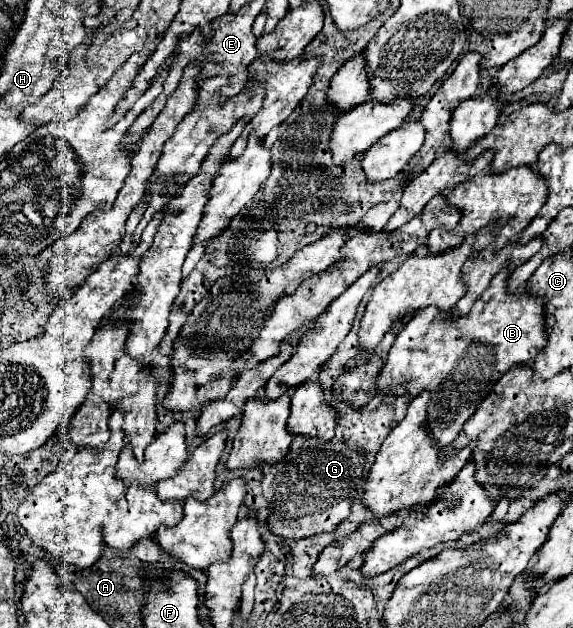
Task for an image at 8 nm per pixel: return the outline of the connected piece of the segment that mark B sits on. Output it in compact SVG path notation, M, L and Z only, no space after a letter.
M509 271L497 273L493 283L477 297L467 317L441 317L433 307L419 311L397 333L387 363L377 377L377 389L387 391L387 395L397 395L401 383L405 385L405 395L411 399L423 391L431 393L427 429L439 449L455 441L465 421L477 411L481 399L489 395L505 371L527 365L547 343L541 297L535 299L527 293L509 295L507 277Z

